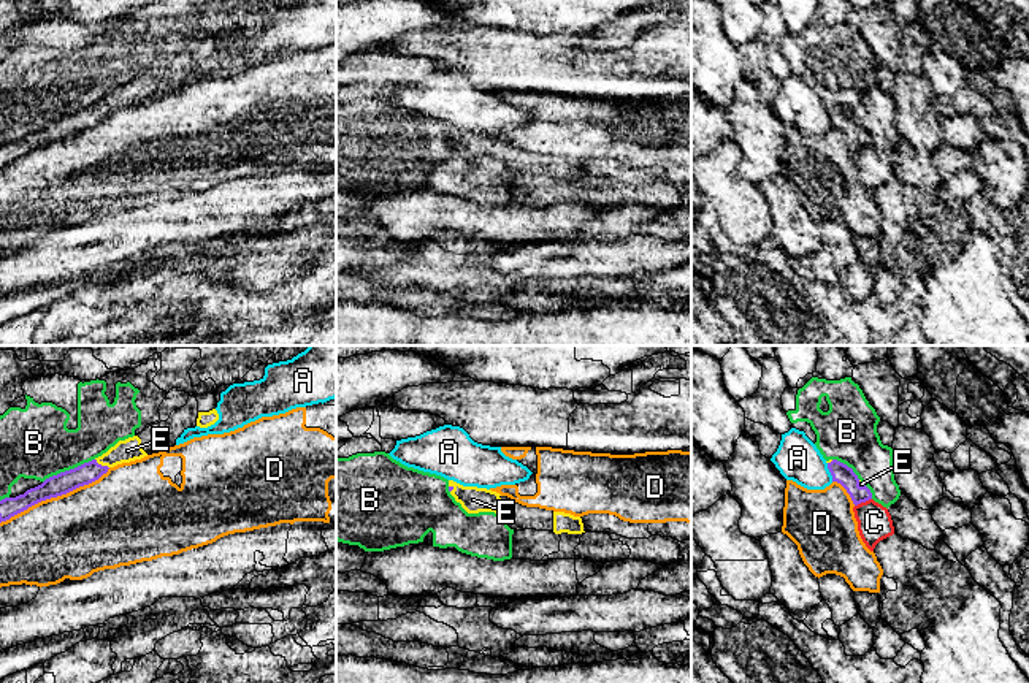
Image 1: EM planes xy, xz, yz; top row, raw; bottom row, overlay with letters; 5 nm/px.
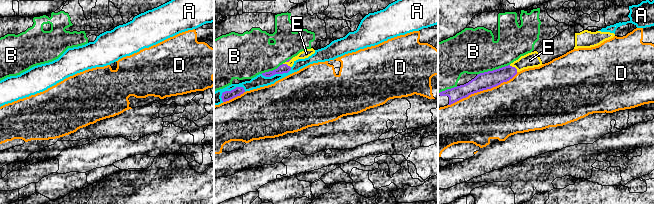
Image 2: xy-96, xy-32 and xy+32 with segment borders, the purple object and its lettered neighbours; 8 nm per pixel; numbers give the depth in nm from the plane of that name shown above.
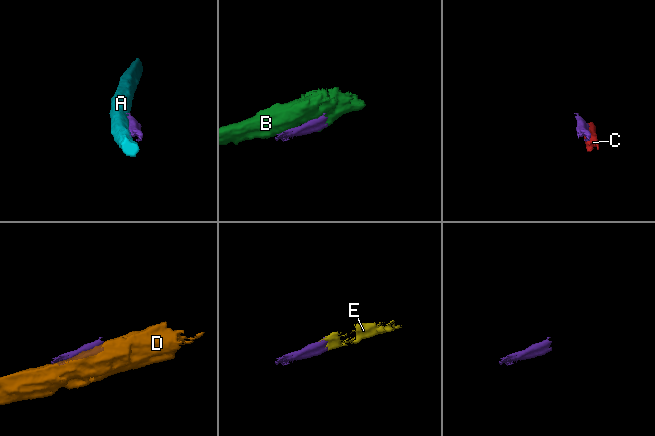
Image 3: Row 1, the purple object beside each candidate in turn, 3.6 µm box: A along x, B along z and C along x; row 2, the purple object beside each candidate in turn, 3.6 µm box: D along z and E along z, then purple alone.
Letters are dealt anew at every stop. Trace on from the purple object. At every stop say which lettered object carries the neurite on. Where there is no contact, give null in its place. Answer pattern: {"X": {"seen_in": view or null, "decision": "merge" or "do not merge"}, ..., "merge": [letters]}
{"A": {"seen_in": "yz", "decision": "do not merge"}, "B": {"seen_in": "xy", "decision": "do not merge"}, "C": {"seen_in": "yz", "decision": "do not merge"}, "D": {"seen_in": "xy", "decision": "do not merge"}, "E": {"seen_in": "xy", "decision": "merge"}, "merge": ["E"]}

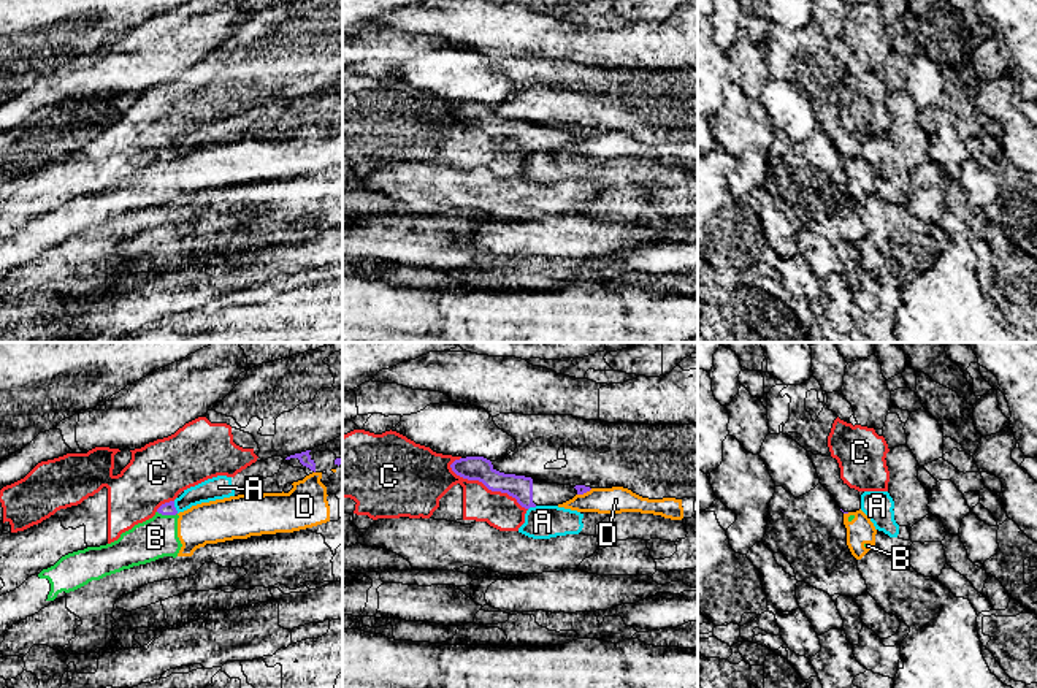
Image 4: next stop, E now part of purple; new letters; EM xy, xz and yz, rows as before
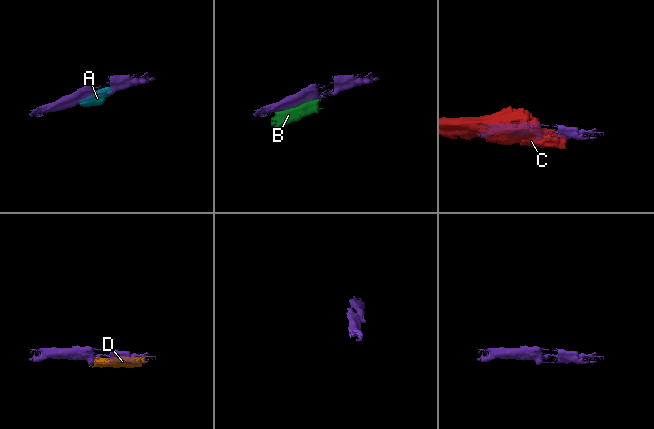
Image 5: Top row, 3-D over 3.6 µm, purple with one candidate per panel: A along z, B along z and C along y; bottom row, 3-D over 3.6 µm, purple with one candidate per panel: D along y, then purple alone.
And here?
{"A": {"seen_in": "xy", "decision": "do not merge"}, "B": {"seen_in": "xy", "decision": "do not merge"}, "C": {"seen_in": "xz", "decision": "do not merge"}, "D": {"seen_in": "xz", "decision": "do not merge"}, "merge": []}

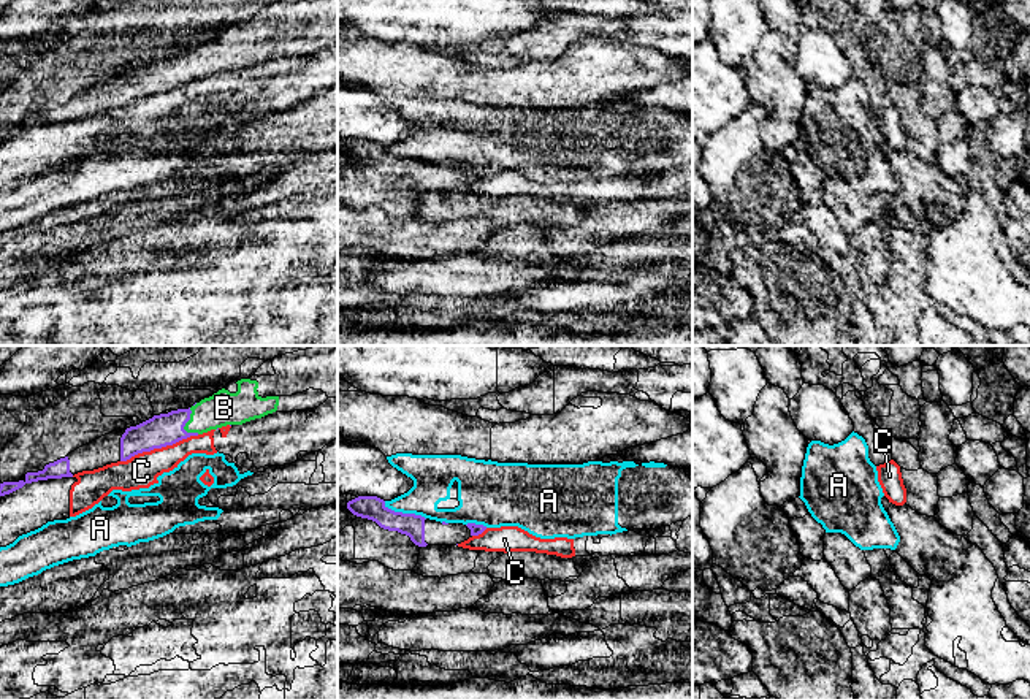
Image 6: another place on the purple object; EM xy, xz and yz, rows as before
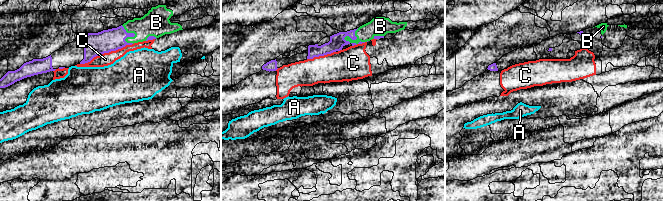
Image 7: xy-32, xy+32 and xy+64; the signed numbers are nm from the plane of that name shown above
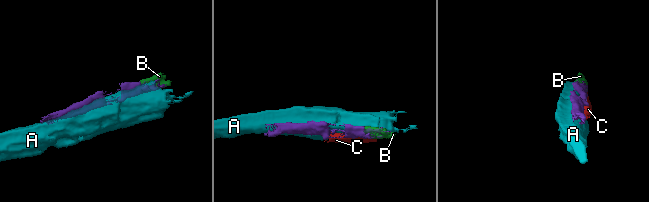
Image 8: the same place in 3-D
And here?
{"A": {"seen_in": "xz", "decision": "do not merge"}, "B": {"seen_in": "xy", "decision": "merge"}, "C": {"seen_in": "xy", "decision": "do not merge"}, "merge": ["B"]}

